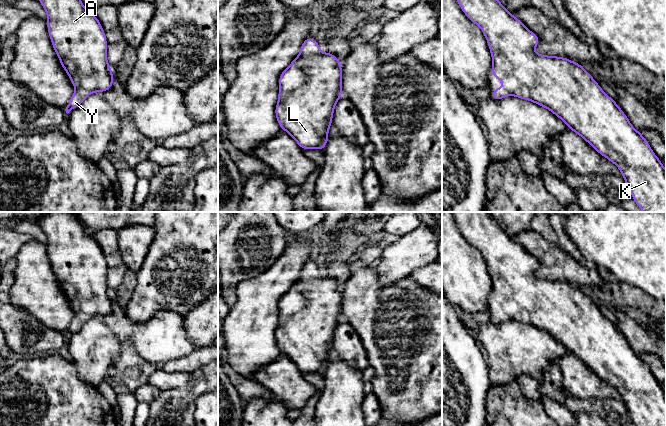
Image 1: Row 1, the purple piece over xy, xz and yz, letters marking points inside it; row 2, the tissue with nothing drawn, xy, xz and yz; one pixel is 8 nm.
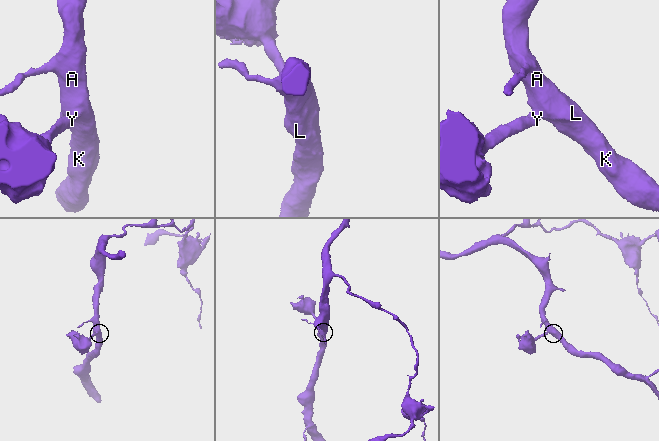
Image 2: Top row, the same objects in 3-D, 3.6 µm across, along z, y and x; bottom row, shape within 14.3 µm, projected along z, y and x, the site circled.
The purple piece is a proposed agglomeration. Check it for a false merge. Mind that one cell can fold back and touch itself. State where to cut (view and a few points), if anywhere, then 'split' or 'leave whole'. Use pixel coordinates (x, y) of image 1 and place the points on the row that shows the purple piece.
cut none; leave whole

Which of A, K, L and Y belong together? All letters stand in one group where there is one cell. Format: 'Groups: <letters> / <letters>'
Groups: A K L Y

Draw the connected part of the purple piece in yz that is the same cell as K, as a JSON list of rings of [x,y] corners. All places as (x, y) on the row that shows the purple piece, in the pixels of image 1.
[[[499,0],[457,1],[468,19],[481,28],[492,56],[492,75],[504,85],[503,88],[494,89],[491,97],[494,100],[501,100],[512,95],[547,108],[569,129],[584,138],[599,154],[620,169],[631,196],[643,212],[666,212],[666,169],[641,132],[632,126],[615,100],[601,89],[593,77],[579,63],[568,58],[537,54],[534,49],[539,44],[538,35],[531,32],[519,19],[514,17]]]

